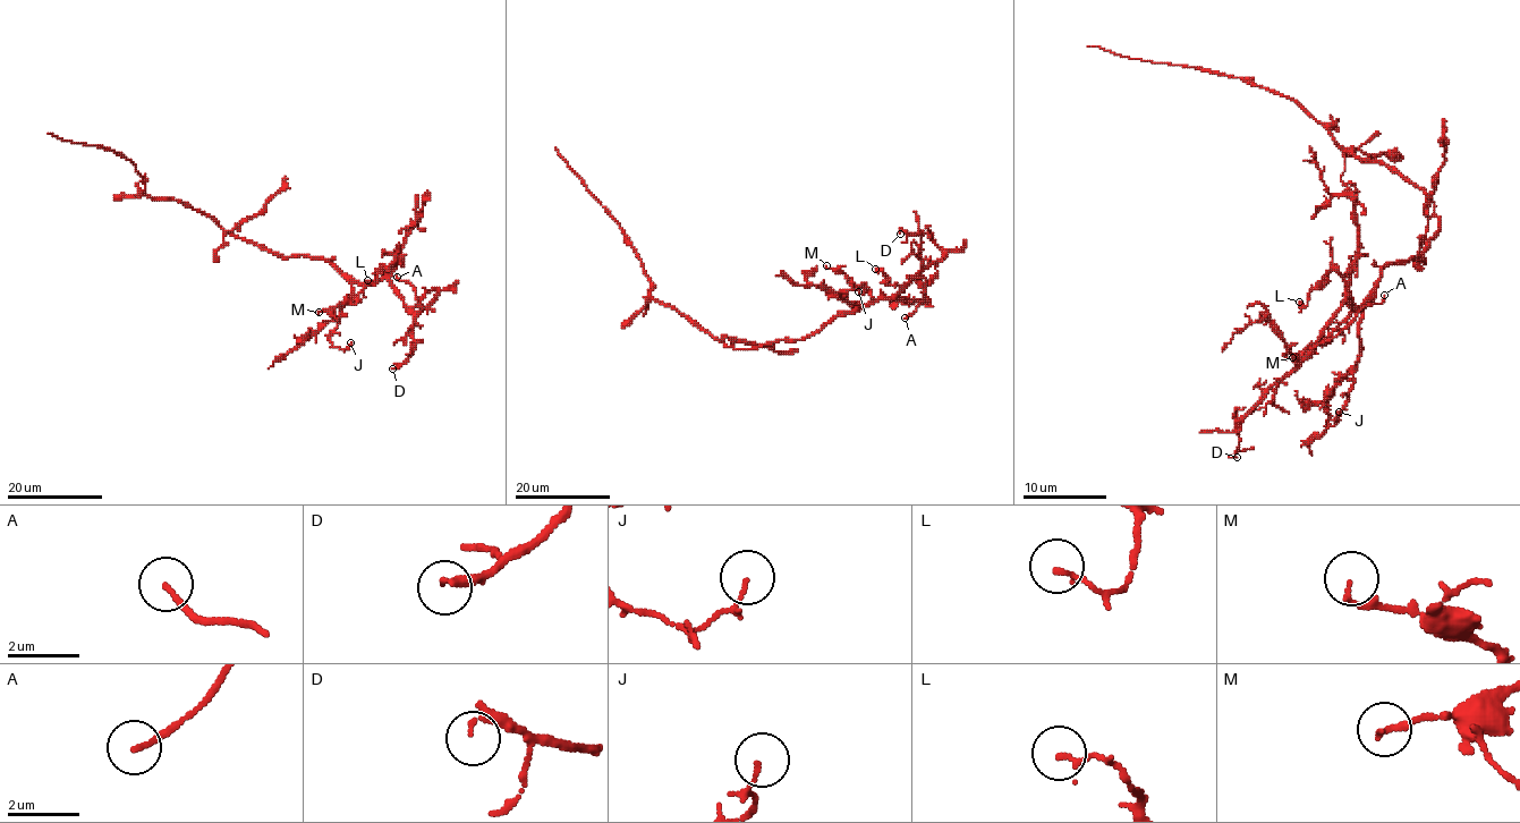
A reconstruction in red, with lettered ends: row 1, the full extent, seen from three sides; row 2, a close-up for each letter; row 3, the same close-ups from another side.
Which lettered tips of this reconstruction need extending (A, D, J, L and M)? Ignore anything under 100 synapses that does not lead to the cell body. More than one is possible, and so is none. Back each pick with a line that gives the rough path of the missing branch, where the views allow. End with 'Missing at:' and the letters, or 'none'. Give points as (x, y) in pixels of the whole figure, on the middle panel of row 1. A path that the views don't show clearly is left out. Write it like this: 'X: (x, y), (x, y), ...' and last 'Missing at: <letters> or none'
Missing at: A

